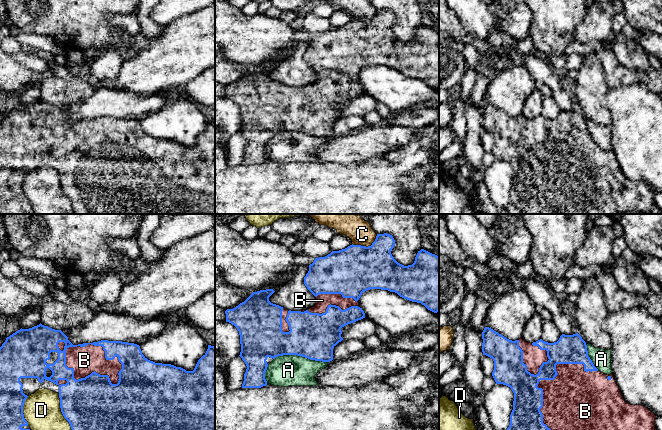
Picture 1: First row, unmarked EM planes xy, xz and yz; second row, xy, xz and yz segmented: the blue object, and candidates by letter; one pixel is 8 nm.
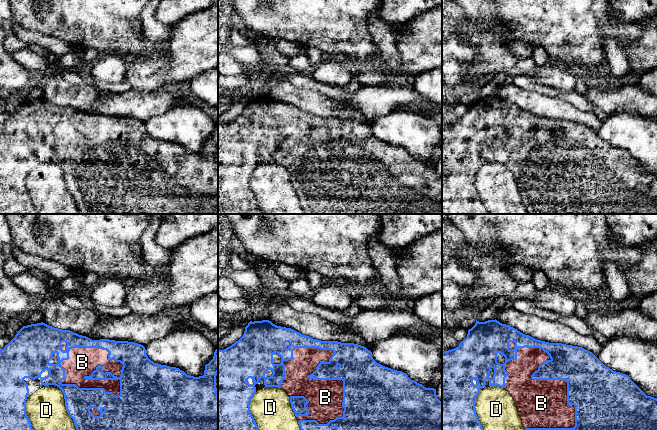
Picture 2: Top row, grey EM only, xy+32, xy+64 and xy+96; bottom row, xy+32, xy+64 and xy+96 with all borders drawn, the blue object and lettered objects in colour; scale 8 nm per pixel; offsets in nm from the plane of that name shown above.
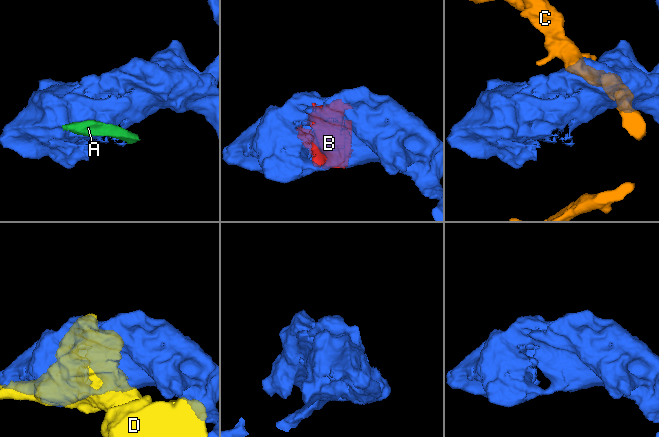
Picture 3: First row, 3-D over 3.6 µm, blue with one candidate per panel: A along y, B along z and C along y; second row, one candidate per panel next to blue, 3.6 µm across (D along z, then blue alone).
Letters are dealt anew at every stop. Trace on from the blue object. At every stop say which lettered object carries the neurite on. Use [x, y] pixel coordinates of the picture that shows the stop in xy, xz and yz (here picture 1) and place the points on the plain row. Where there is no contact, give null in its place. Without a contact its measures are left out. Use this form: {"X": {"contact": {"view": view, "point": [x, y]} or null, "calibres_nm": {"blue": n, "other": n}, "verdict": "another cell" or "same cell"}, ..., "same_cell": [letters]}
{"A": {"contact": {"view": "xz", "point": [301, 131]}, "calibres_nm": {"blue": 360, "other": 260}, "verdict": "another cell"}, "B": {"contact": {"view": "xy", "point": [78, 155]}, "calibres_nm": {"blue": 480, "other": 220}, "verdict": "same cell"}, "C": {"contact": {"view": "xz", "point": [365, 22]}, "calibres_nm": {"blue": 380, "other": 180}, "verdict": "another cell"}, "D": {"contact": {"view": "xy", "point": [63, 191]}, "calibres_nm": {"blue": 460, "other": 320}, "verdict": "another cell"}, "same_cell": ["B"]}

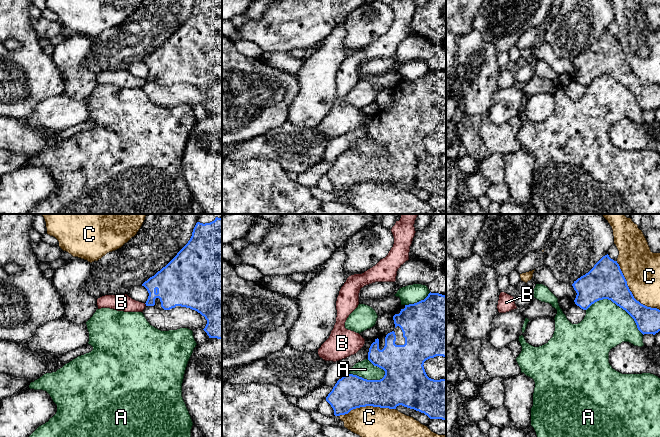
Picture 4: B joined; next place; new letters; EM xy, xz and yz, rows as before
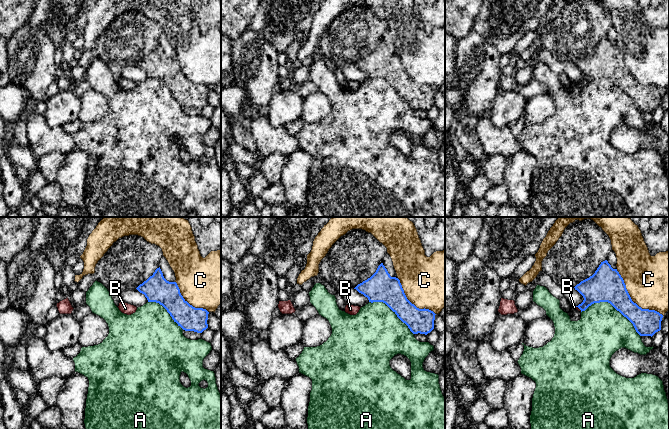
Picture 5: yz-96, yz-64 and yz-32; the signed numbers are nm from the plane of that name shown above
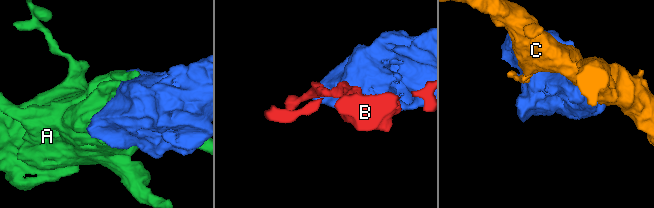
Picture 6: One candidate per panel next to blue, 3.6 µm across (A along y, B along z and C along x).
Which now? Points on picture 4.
{"A": {"contact": {"view": "yz", "point": [617, 81]}, "calibres_nm": {"blue": 300, "other": 360}, "verdict": "another cell"}, "B": {"contact": {"view": "xy", "point": [145, 79]}, "calibres_nm": {"blue": 260, "other": 140}, "verdict": "another cell"}, "C": {"contact": {"view": "yz", "point": [631, 68]}, "calibres_nm": {"blue": 300, "other": 300}, "verdict": "another cell"}, "same_cell": []}

